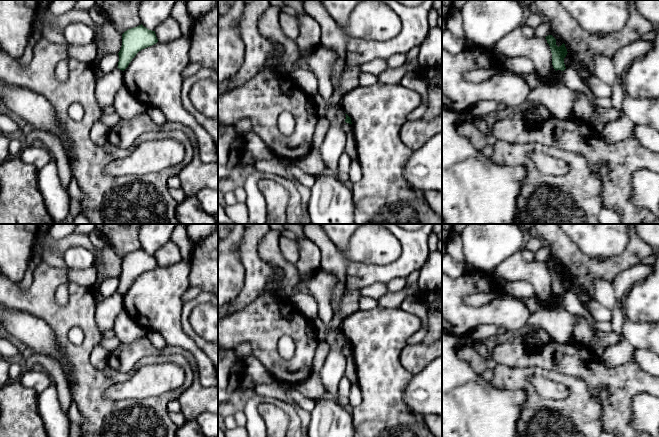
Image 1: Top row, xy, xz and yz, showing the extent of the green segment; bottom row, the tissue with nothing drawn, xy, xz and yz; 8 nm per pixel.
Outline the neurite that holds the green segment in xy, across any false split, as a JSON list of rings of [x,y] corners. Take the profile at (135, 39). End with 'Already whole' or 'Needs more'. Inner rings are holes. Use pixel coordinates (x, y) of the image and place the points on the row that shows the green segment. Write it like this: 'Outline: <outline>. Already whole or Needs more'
Outline: [[[142,24],[128,29],[122,34],[122,46],[118,53],[118,67],[124,71],[136,54],[158,42],[155,31],[149,30]]]. Already whole

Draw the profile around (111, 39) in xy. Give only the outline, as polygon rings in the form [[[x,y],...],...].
[[[112,23],[105,24],[100,28],[102,46],[97,52],[96,58],[100,60],[107,54],[119,53],[122,46],[122,34],[118,32]]]

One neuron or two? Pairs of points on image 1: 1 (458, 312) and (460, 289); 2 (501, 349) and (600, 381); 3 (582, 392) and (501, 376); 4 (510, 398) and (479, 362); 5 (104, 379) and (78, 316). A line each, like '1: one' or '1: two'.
1: one
2: one
3: one
4: two
5: one

